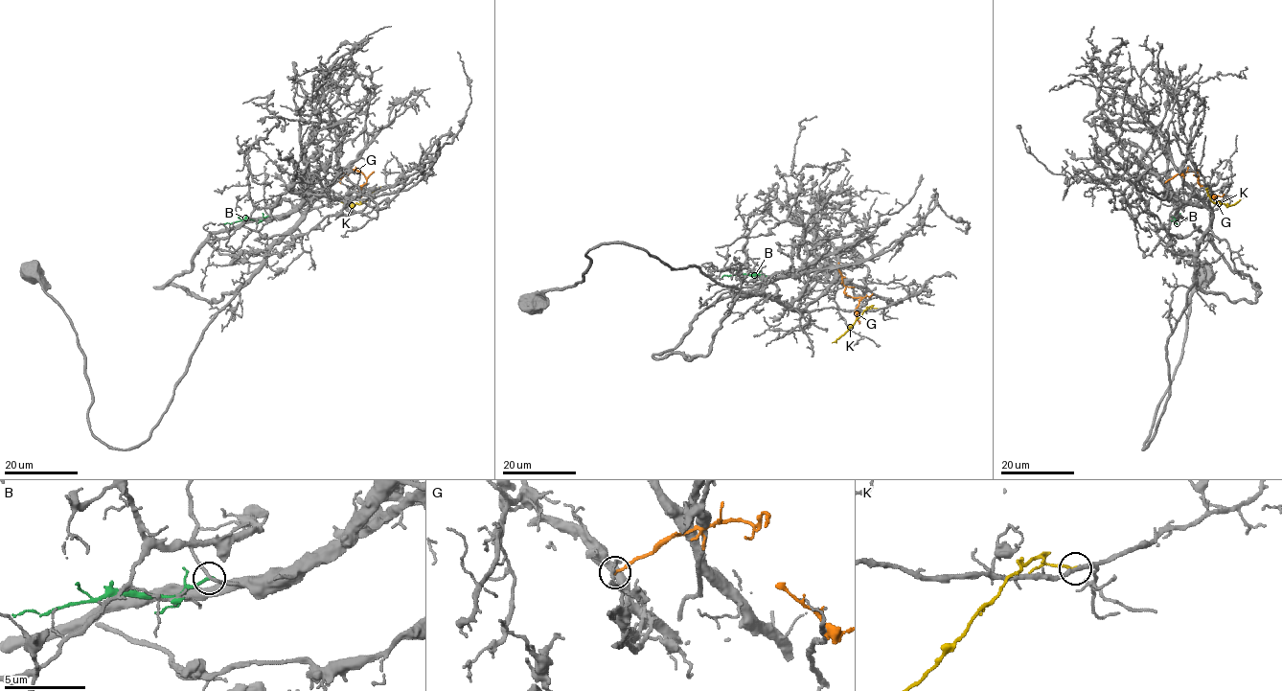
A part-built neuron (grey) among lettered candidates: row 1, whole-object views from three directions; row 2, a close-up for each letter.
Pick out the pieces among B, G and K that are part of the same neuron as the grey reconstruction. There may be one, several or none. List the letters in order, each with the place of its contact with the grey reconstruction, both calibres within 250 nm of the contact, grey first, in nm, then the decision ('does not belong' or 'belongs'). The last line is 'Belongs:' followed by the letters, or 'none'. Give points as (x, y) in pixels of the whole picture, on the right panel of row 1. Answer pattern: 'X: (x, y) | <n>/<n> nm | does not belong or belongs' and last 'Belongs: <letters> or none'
B: (1177, 216) | 180/180 nm | does not belong
G: (1163, 183) | 120/170 nm | does not belong
K: (1209, 187) | 280/170 nm | does not belong
Belongs: none

